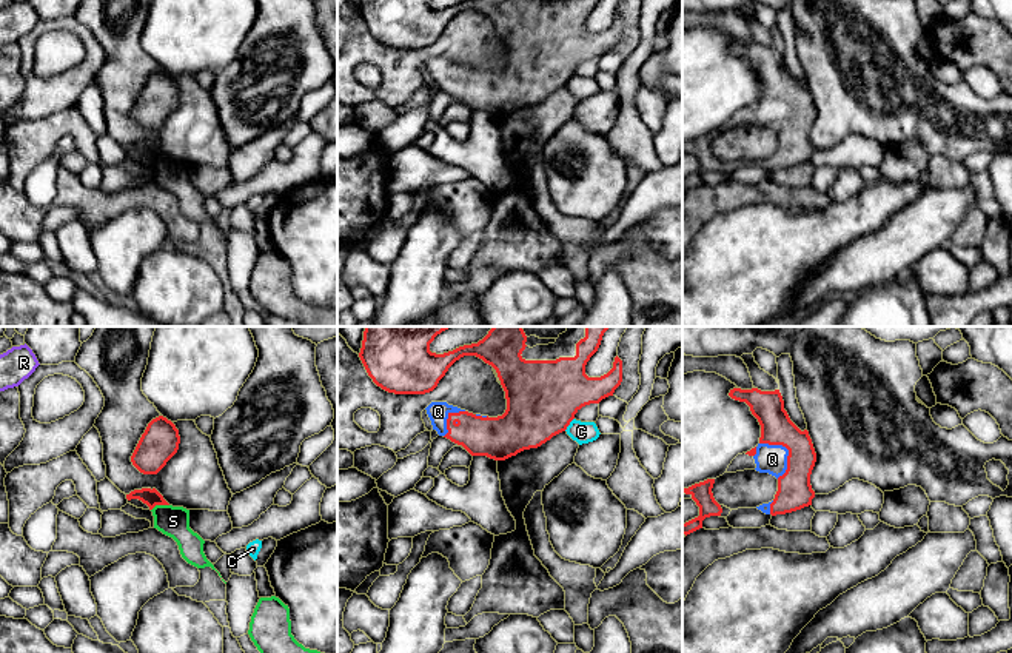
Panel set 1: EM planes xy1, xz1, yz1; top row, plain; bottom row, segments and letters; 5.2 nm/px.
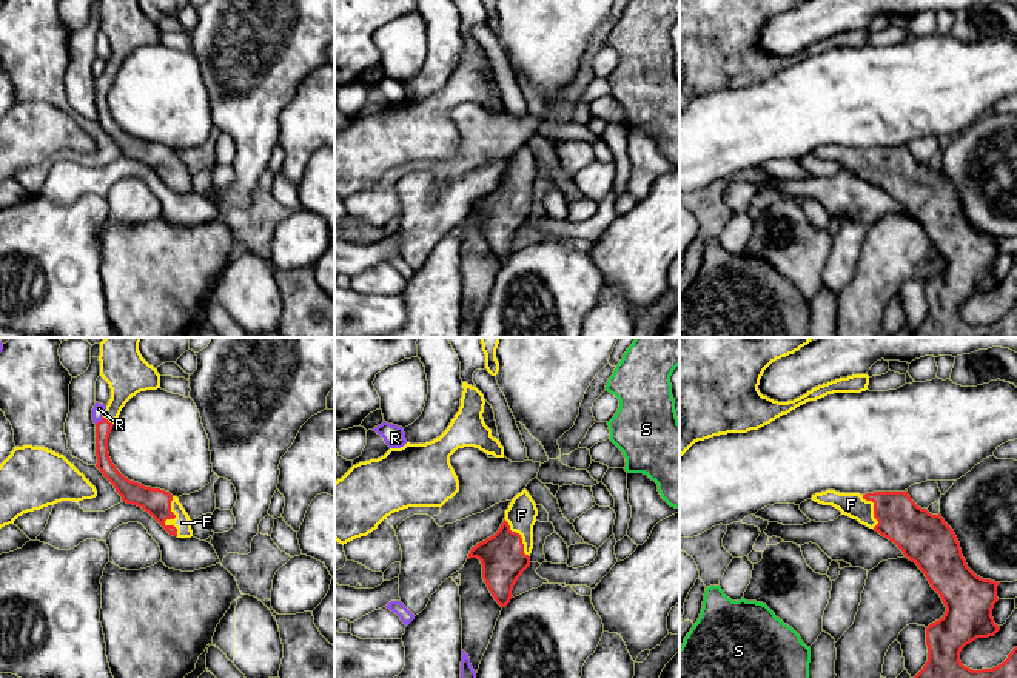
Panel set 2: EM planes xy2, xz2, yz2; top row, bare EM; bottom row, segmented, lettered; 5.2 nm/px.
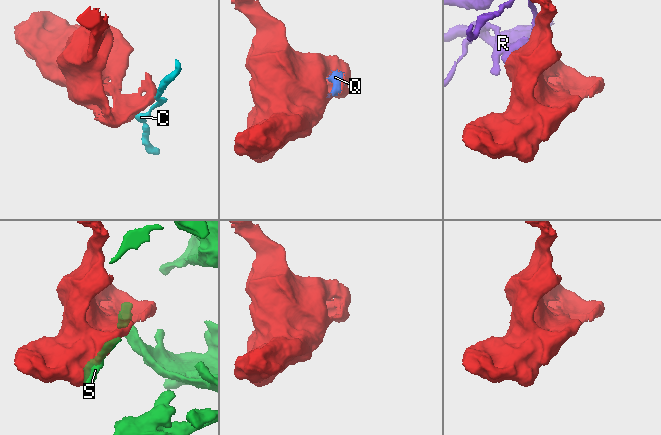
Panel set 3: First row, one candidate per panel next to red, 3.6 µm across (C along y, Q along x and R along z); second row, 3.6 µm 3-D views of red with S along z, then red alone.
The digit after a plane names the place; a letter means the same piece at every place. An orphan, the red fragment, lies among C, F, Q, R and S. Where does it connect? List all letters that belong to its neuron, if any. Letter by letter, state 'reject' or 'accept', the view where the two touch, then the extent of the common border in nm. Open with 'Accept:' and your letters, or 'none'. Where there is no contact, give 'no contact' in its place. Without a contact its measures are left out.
Accept: F, Q
C: reject; contact in xz1; length 90 nm
F: accept; contact in xy2; length 220 nm
Q: accept; contact in yz1; length 220 nm
R: reject; contact in xy2; length 60 nm
S: reject; contact in xy1; length 100 nm

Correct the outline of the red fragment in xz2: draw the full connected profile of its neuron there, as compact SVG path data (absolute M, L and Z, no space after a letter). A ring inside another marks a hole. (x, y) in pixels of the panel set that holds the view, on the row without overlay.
M524 143L512 154L499 185L468 208L467 214L481 216L482 234L501 262L510 257L513 240L530 220L536 171L536 159Z

